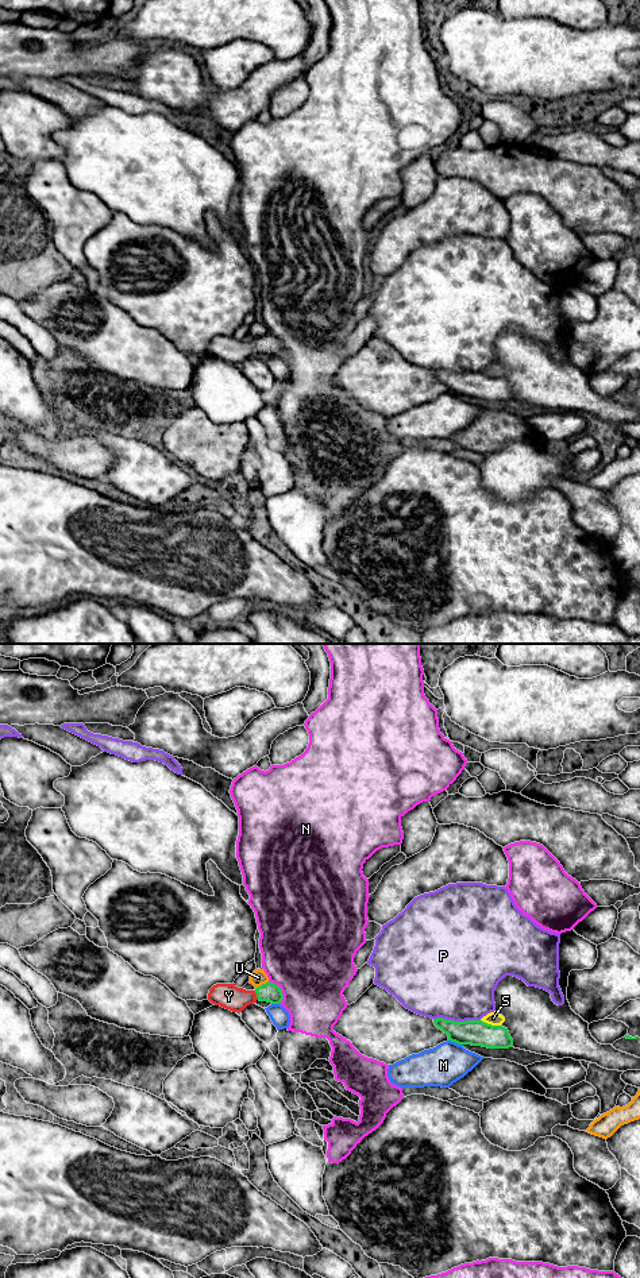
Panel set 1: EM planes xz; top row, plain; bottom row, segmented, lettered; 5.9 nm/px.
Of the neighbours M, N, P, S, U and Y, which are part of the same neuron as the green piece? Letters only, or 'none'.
Y

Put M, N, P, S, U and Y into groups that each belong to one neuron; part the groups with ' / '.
M / N / P / S / U / Y

